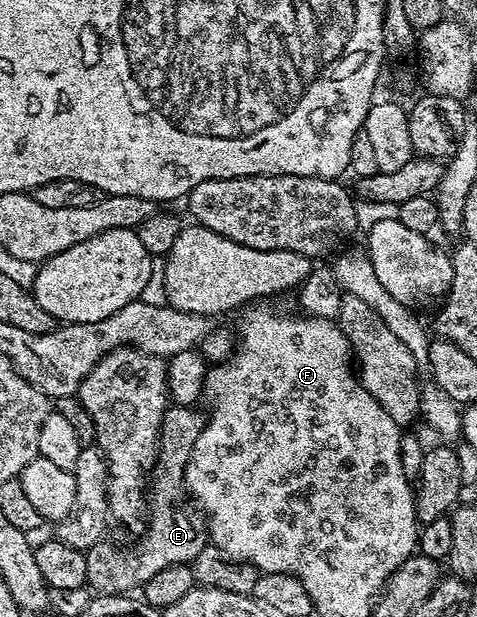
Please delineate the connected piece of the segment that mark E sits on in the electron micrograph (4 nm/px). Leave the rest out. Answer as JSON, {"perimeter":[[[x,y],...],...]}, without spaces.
{"perimeter":[[[169,404],[164,411],[164,419],[160,423],[160,435],[158,436],[158,457],[154,461],[152,476],[148,481],[148,516],[145,518],[144,526],[146,530],[142,533],[142,538],[135,543],[134,549],[117,549],[114,545],[99,543],[87,549],[86,562],[88,563],[87,582],[97,592],[102,595],[126,595],[131,591],[141,590],[142,586],[152,579],[152,575],[157,575],[164,571],[164,567],[169,565],[189,565],[204,551],[208,543],[208,530],[206,518],[201,509],[189,500],[184,492],[184,478],[186,476],[186,464],[190,462],[192,447],[196,447],[196,439],[200,437],[200,431],[204,424],[203,414],[198,414],[199,410],[192,405]]]}

